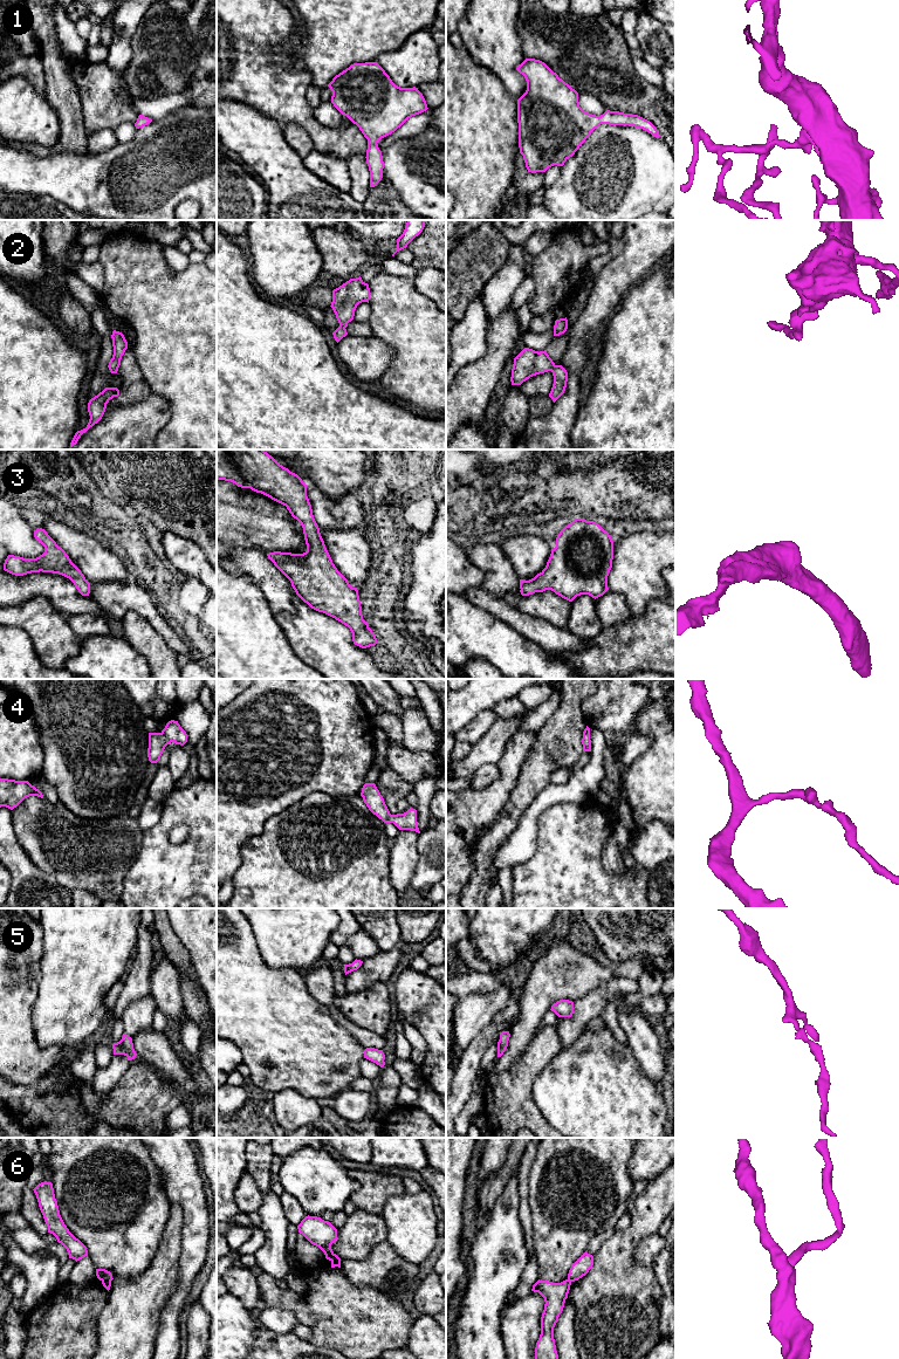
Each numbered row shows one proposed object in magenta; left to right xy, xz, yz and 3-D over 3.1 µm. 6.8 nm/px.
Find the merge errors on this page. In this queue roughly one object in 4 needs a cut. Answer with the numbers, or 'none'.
6

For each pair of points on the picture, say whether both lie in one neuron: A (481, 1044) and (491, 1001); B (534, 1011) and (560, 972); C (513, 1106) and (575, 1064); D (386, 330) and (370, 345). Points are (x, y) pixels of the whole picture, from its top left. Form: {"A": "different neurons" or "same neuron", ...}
{"A": "different neurons", "B": "same neuron", "C": "different neurons", "D": "different neurons"}

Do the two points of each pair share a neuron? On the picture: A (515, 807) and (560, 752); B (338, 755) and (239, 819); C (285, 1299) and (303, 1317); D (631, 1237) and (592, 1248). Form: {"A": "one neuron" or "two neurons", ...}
{"A": "one neuron", "B": "one neuron", "C": "one neuron", "D": "two neurons"}

